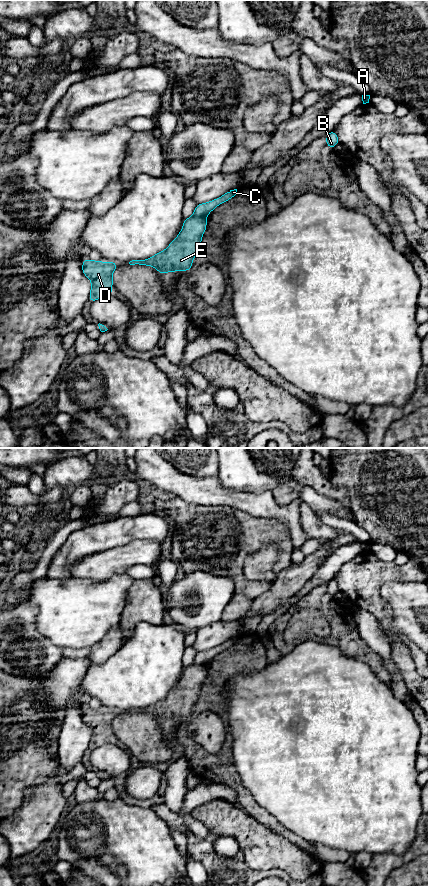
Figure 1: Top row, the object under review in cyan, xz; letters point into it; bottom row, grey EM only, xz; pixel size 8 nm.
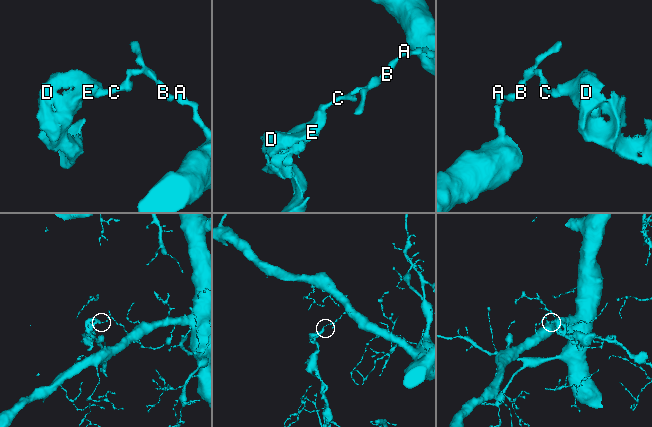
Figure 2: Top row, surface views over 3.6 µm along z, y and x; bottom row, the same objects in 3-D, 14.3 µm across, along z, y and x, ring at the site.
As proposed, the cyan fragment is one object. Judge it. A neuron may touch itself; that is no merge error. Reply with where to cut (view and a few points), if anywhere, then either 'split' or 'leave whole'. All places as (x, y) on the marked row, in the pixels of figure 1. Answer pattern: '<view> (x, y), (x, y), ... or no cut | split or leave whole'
xz (193, 215), (205, 217) | split

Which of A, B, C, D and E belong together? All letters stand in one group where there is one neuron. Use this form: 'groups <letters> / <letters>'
groups A B C / D E

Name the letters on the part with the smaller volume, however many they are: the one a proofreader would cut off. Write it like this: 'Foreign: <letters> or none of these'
Foreign: D, E

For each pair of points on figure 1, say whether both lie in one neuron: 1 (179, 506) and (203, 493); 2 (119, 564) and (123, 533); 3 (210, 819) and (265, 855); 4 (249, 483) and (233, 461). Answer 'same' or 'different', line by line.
1: different
2: different
3: same
4: same

